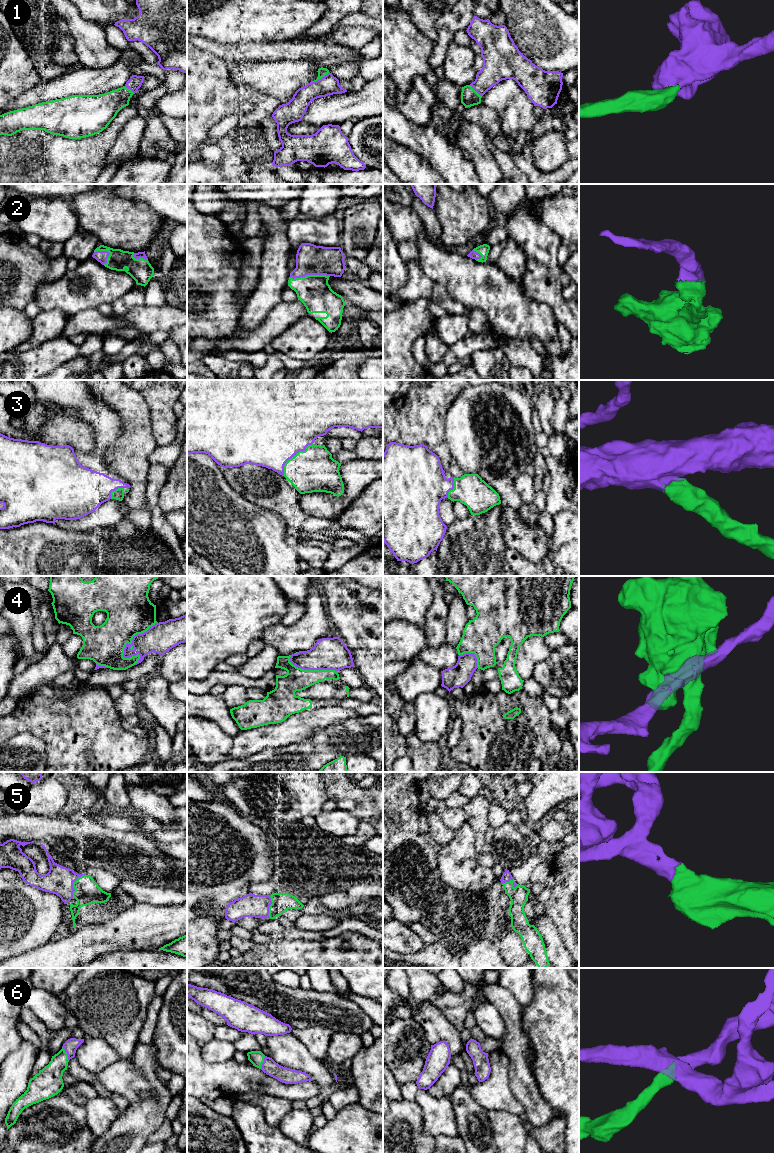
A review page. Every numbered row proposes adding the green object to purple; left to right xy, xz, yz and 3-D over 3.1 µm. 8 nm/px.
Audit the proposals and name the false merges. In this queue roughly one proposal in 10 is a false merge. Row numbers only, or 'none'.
4

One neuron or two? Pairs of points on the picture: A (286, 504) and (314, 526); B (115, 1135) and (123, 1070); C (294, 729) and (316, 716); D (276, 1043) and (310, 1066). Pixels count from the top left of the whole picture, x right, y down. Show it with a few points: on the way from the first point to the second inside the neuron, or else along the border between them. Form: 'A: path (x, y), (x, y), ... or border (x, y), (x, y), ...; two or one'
A: path (293, 511), (307, 523); one
B: border (151, 1090), (151, 1094), (147, 1097), (130, 1102); two
C: path (299, 726), (311, 720); one
D: path (284, 1048), (302, 1060); one

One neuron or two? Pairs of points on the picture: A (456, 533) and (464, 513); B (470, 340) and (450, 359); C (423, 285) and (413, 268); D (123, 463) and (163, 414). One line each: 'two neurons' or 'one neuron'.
A: two neurons
B: one neuron
C: one neuron
D: two neurons

